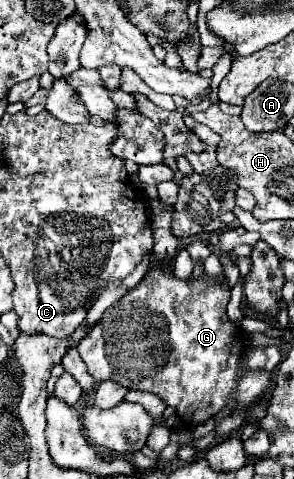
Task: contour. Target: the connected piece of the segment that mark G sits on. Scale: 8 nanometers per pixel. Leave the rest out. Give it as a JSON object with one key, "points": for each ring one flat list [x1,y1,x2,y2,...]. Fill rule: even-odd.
{"points":[[151,268,143,282,129,290,117,304,113,304,97,322,93,332,77,346,89,374,97,382,113,380,129,390,147,390,161,396,167,406,175,408,187,426,197,426,215,418,225,406,227,396,235,394,237,408,249,406,259,400,271,382,267,370,241,370,243,344,239,328,227,318,225,306,229,302,229,286,213,286,205,276,199,280,179,280,167,268]]}

